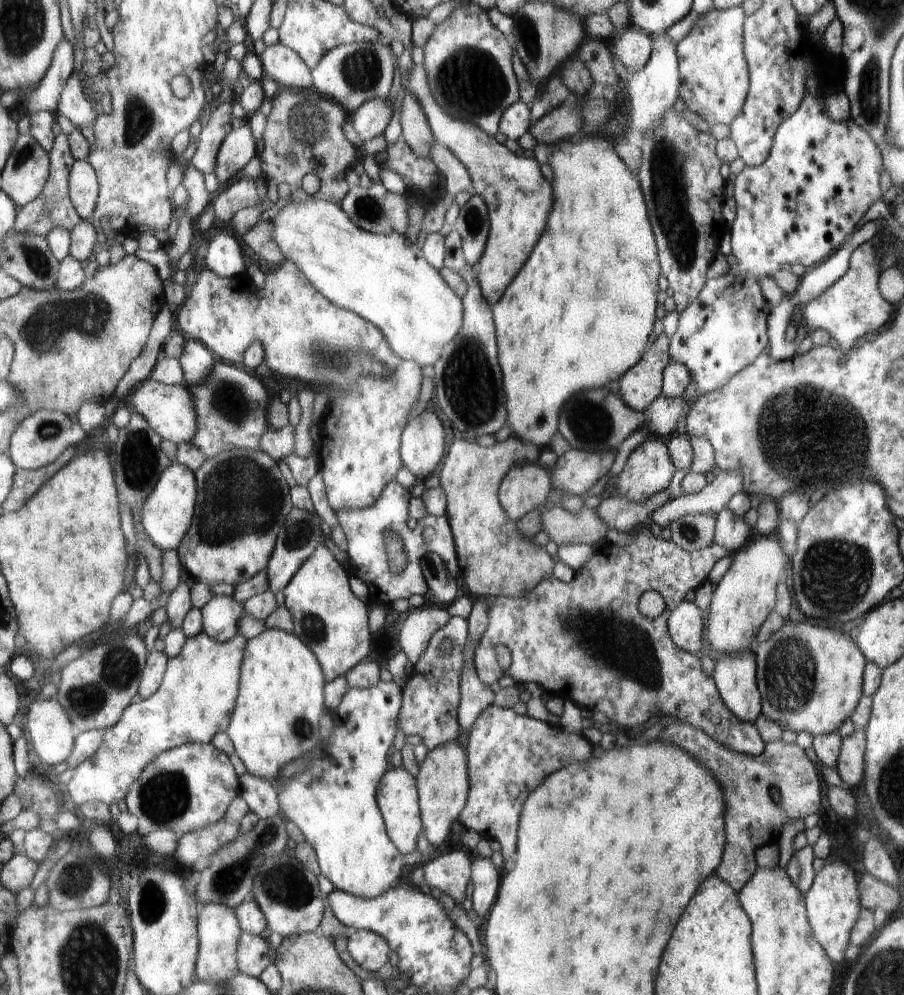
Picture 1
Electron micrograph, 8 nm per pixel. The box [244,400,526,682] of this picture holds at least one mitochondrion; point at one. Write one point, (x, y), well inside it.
(300, 531)

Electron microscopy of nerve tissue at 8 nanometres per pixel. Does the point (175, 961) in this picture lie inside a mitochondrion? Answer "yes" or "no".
no

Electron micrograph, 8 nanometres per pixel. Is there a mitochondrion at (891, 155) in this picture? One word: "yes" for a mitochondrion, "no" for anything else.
no

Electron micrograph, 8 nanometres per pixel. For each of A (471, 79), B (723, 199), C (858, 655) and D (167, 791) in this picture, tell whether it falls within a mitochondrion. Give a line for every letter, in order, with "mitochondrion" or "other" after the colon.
A: mitochondrion
B: other
C: other
D: mitochondrion

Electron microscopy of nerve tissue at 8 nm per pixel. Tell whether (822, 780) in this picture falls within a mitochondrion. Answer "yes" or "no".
no

